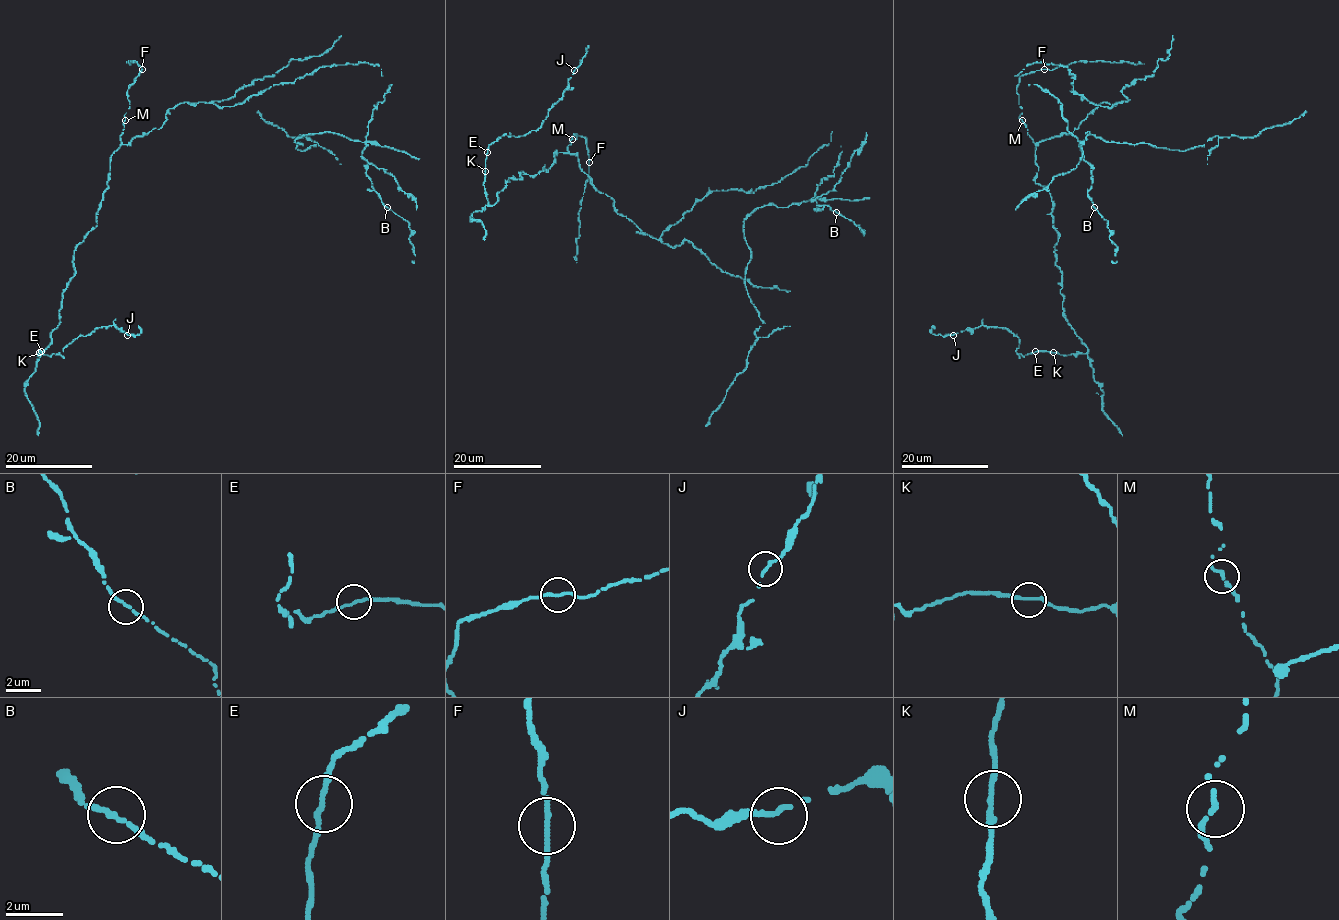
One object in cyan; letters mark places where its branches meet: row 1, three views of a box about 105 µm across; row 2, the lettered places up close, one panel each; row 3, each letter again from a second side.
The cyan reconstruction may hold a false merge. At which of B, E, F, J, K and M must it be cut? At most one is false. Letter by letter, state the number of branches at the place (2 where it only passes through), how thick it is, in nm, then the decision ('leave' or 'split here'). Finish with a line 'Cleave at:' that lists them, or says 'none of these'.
B: 2 | 170 nm | leave
E: 2 | 160 nm | leave
F: 2 | 170 nm | leave
J: 2 | 160 nm | leave
K: 2 | 200 nm | leave
M: 2 | 180 nm | leave
Cleave at: none of these

